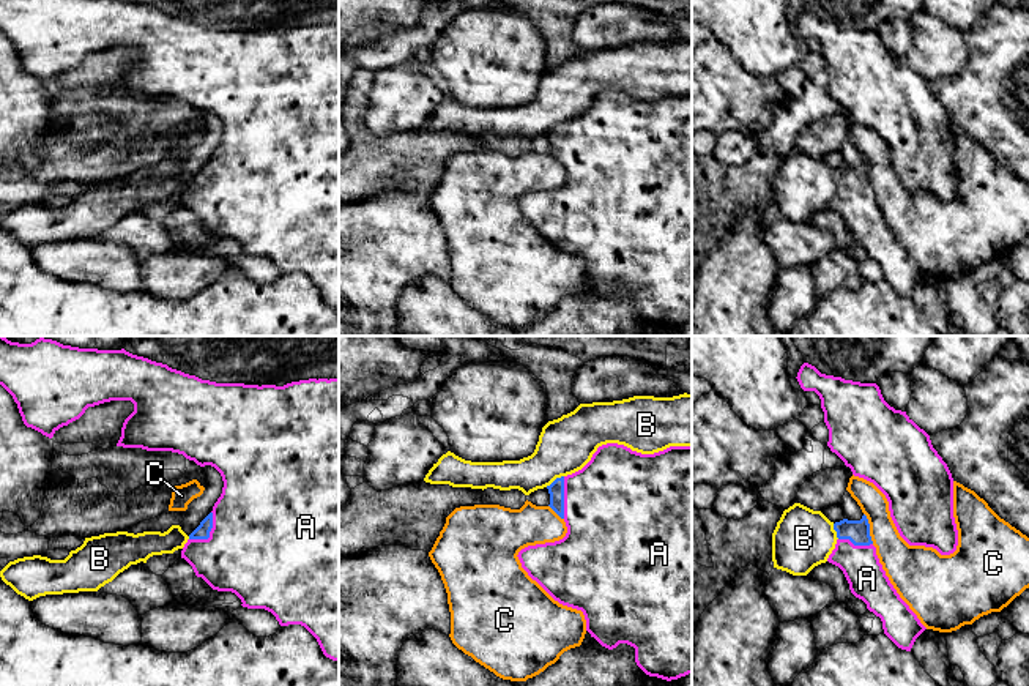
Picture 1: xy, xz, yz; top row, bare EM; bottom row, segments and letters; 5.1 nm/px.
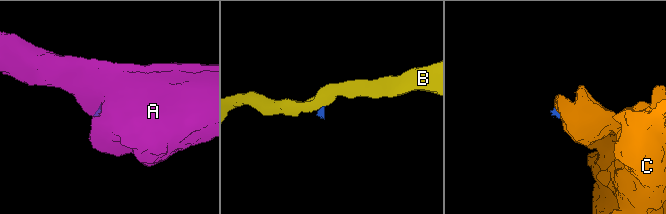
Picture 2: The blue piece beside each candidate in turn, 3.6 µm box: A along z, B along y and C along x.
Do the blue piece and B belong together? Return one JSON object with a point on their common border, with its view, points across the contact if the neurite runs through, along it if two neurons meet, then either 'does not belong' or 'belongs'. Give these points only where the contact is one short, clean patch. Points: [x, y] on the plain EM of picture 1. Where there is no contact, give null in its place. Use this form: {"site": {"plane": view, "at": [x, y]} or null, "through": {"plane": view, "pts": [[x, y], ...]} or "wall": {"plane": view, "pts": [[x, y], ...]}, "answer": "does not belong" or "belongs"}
{"site": {"plane": "xz", "at": [555, 126]}, "wall": {"plane": "xz", "pts": [[563, 122], [546, 133]]}, "answer": "does not belong"}

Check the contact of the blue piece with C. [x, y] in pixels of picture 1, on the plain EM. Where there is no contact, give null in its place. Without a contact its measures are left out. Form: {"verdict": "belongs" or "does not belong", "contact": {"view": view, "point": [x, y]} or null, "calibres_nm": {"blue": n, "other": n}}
{"verdict": "does not belong", "contact": {"view": "yz", "point": [869, 175]}, "calibres_nm": {"blue": 120, "other": 200}}

